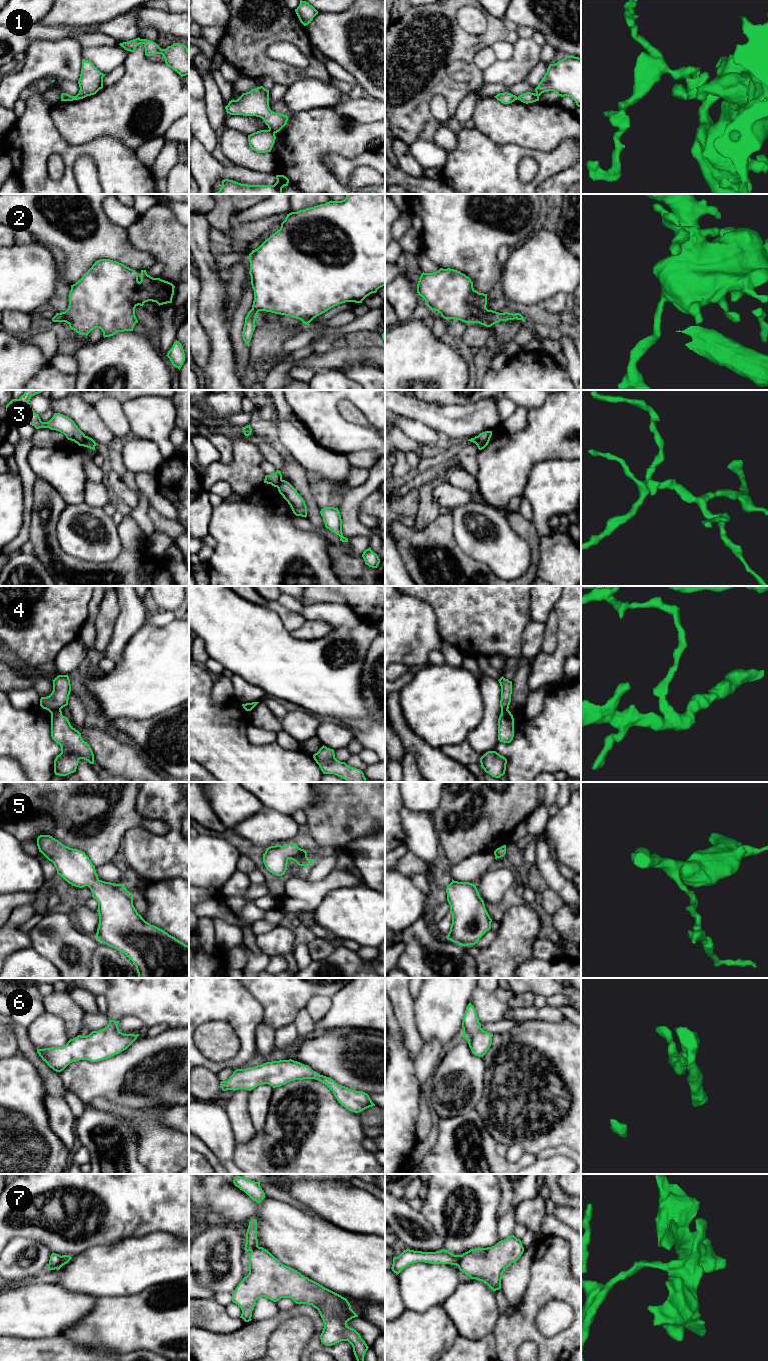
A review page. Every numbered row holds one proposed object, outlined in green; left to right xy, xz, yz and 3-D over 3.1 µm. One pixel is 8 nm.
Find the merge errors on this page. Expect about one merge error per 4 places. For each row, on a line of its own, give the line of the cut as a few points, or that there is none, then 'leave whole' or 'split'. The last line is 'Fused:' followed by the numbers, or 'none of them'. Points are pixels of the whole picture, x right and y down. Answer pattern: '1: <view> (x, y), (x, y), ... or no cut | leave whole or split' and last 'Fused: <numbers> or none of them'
1: xz (269, 129), (274, 133) | split
2: no cut | leave whole
3: xy (85, 436), (82, 445) | split
4: xy (60, 709), (50, 712) | split
5: no cut | leave whole
6: no cut | leave whole
7: xy (62, 1256), (62, 1262), (57, 1267), (48, 1267) | split
Fused: 1, 3, 4, 7

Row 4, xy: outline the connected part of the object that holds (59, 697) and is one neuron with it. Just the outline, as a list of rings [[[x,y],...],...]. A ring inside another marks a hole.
[[[68,674],[58,675],[53,681],[53,691],[47,697],[41,697],[40,706],[50,713],[55,710],[61,710],[68,705],[71,684]]]

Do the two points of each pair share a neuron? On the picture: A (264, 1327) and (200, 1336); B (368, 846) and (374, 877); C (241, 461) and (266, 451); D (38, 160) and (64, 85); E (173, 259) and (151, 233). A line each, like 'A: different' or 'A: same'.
A: same
B: same
C: different
D: different
E: same

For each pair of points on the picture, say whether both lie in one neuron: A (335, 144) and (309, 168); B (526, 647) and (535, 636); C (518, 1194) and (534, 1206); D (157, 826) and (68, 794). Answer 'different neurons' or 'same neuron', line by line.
A: same neuron
B: same neuron
C: different neurons
D: same neuron

